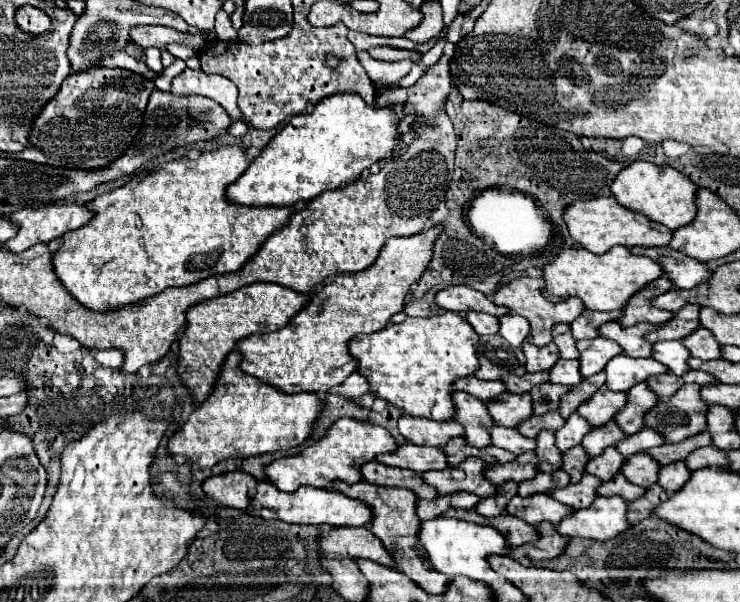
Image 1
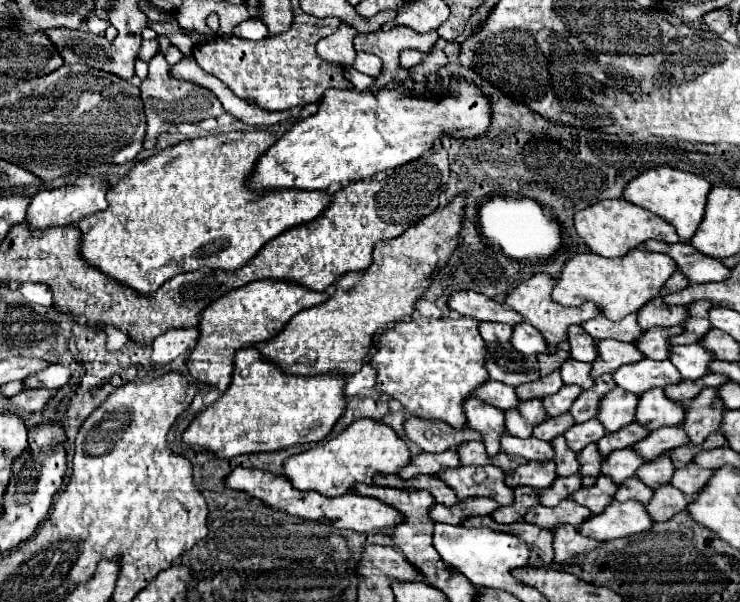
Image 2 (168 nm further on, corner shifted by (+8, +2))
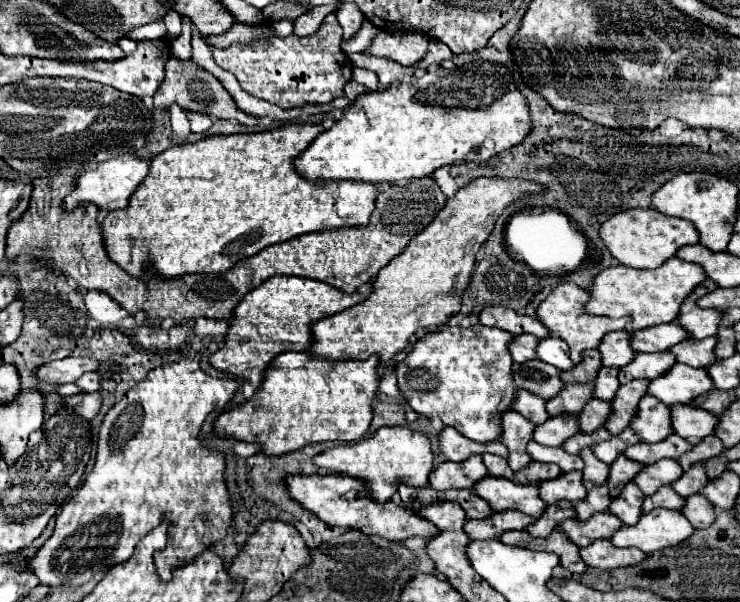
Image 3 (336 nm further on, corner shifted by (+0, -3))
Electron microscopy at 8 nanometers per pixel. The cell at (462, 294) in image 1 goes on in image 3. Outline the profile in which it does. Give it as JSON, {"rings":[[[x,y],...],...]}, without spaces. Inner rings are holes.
{"rings":[[[486,307],[480,313],[480,323],[488,325],[488,327],[498,327],[504,329],[512,335],[522,335],[522,333],[532,333],[540,339],[550,337],[550,331],[534,317],[528,315],[520,315],[514,309],[506,309],[506,307]]]}

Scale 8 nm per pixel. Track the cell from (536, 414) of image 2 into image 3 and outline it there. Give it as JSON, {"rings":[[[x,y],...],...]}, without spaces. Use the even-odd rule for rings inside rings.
{"rings":[[[562,415],[562,417],[548,419],[544,425],[538,425],[534,431],[534,441],[548,447],[562,447],[562,443],[568,437],[574,437],[578,433],[582,433],[578,425],[578,417]]]}

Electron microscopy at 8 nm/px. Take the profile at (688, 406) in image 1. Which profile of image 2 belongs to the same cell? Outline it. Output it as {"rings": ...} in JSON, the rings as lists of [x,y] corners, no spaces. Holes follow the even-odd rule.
{"rings":[[[704,388],[686,406],[686,416],[680,428],[688,434],[690,444],[702,444],[710,432],[716,432],[724,414],[724,404],[714,388]]]}

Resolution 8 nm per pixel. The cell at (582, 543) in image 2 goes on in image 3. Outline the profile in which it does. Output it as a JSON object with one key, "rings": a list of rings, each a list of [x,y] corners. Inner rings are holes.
{"rings":[[[606,539],[594,541],[588,547],[582,547],[580,555],[584,557],[586,565],[598,567],[598,569],[604,569],[604,571],[612,571],[616,567],[634,567],[634,565],[638,565],[646,559],[644,551],[640,551],[636,547],[620,549],[620,547],[614,547]]]}

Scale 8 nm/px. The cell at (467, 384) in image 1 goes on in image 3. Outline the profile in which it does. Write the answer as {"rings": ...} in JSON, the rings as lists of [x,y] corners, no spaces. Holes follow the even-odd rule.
{"rings":[[[524,389],[516,391],[516,399],[514,399],[512,409],[518,411],[520,415],[524,415],[526,419],[530,419],[536,425],[540,425],[540,423],[550,419],[550,415],[546,411],[546,401],[542,397],[536,397],[530,391],[524,391]]]}

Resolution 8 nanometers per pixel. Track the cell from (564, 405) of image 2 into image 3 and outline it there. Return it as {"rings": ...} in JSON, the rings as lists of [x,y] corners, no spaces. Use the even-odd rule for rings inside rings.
{"rings":[[[594,397],[594,399],[588,401],[588,405],[584,407],[584,411],[578,415],[578,421],[582,423],[580,427],[582,427],[584,433],[586,431],[592,433],[592,431],[604,427],[606,421],[610,419],[610,415],[612,415],[612,403]]]}

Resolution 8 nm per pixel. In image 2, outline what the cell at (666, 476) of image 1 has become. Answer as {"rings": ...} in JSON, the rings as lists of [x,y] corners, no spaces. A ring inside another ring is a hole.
{"rings":[[[686,464],[684,468],[674,470],[670,484],[674,488],[678,488],[680,492],[684,492],[688,498],[694,498],[702,490],[702,486],[708,482],[710,476],[712,476],[710,470],[700,468],[696,464]]]}

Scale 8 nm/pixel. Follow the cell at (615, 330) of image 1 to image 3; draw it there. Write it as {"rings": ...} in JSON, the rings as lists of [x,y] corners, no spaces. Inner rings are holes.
{"rings":[[[706,337],[706,339],[686,339],[680,345],[674,345],[670,353],[676,355],[680,363],[692,365],[692,367],[708,367],[718,361],[714,355],[718,339],[716,337]]]}

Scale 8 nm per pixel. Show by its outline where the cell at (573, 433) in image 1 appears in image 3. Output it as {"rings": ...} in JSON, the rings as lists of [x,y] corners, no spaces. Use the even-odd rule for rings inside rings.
{"rings":[[[626,429],[620,435],[616,435],[616,437],[608,439],[608,441],[602,441],[602,443],[594,445],[592,451],[604,463],[612,463],[612,461],[616,461],[618,455],[624,453],[624,449],[628,449],[630,445],[636,445],[636,443],[640,443],[640,437],[636,437],[636,433],[632,433],[632,429]]]}

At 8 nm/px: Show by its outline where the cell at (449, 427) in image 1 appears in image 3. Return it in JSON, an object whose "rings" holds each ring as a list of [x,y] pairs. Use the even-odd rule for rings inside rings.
{"rings":[[[444,427],[440,433],[440,447],[448,461],[462,461],[472,455],[482,455],[482,453],[494,453],[500,457],[508,457],[508,447],[502,441],[492,441],[492,443],[476,443],[458,433],[452,427]]]}

